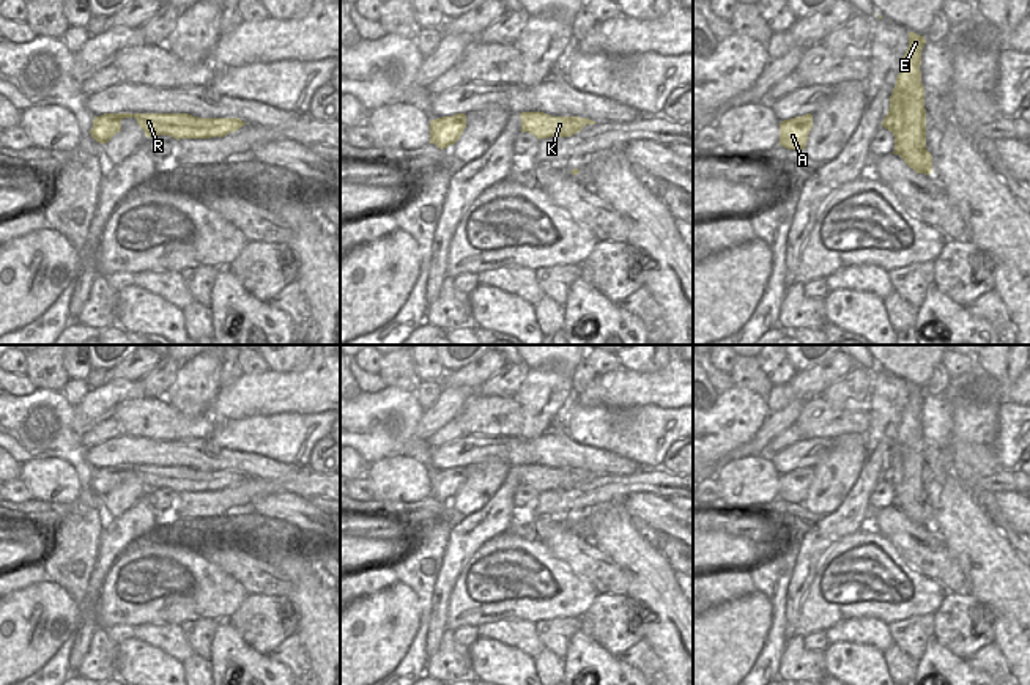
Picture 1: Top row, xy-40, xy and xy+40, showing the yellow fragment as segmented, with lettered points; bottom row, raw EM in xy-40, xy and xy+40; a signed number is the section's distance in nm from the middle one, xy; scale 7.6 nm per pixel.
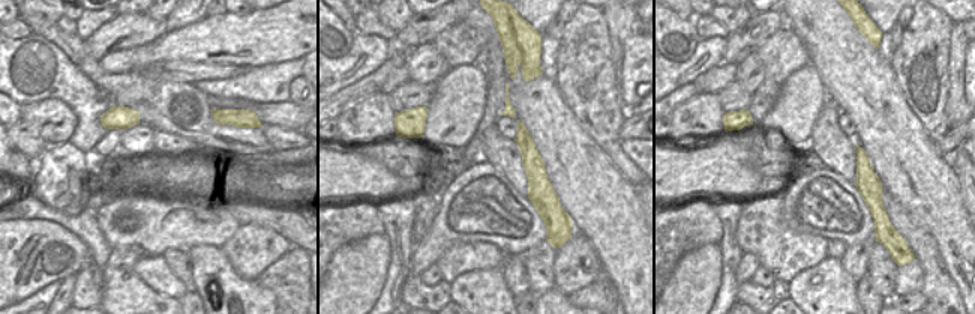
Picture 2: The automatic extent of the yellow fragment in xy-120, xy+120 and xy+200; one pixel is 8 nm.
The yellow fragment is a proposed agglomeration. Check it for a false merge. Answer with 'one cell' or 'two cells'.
two cells

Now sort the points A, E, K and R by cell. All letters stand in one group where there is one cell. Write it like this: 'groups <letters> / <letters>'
groups A K R / E

